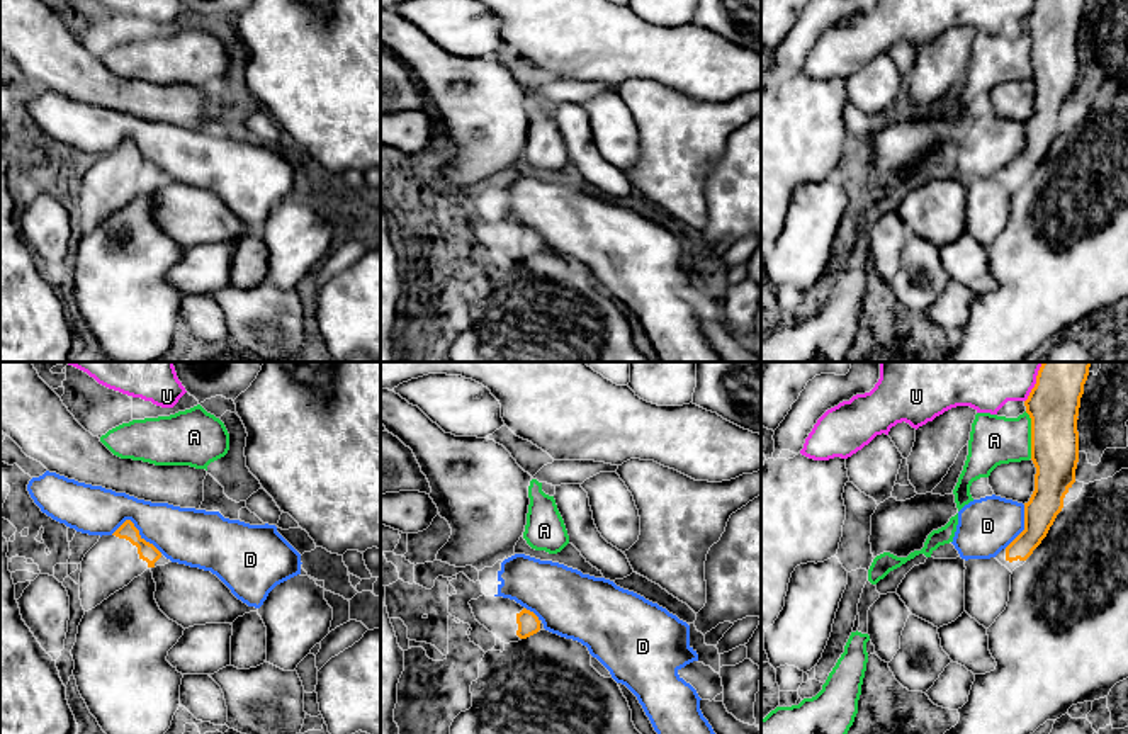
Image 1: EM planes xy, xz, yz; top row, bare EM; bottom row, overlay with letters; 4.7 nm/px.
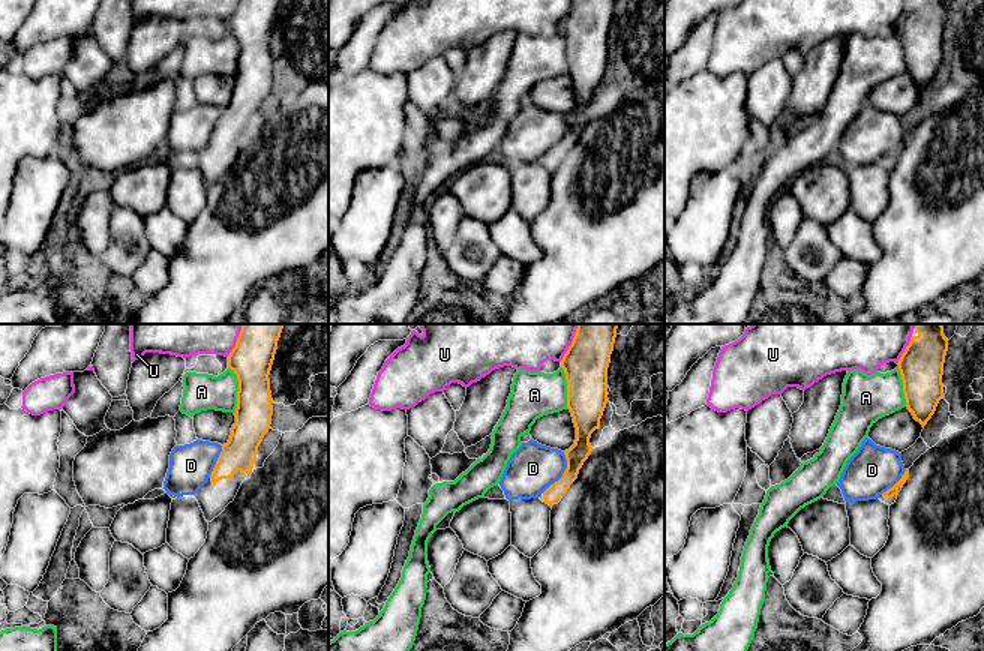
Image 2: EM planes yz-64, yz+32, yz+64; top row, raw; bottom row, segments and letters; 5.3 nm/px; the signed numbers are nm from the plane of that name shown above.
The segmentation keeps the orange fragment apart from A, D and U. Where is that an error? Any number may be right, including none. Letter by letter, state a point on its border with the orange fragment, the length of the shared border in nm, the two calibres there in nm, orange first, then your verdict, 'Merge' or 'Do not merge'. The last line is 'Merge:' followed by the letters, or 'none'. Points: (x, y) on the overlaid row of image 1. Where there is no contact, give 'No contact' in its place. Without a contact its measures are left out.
A: Touches orange at yz (1032, 435). Shared border 220 nm. Thickness 240 nm (orange) against 240 nm. Do not merge
D: Touches orange at xy (136, 529). Shared border 260 nm. Thickness 90 nm (orange) against 260 nm. Do not merge
U: Touches orange at yz (1037, 383). Shared border 220 nm. Thickness 240 nm (orange) against 400 nm. Do not merge
Merge: none

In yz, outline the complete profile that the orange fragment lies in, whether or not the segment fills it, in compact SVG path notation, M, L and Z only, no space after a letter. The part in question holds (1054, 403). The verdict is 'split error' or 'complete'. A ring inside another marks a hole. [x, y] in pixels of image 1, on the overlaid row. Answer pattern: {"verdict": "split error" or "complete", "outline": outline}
{"verdict": "split error", "outline": "M1043 362L1024 401L1031 418L1035 491L1024 503L1024 530L995 559L1011 573L1046 537L1063 498L1075 483L1079 462L1077 416L1091 362Z"}

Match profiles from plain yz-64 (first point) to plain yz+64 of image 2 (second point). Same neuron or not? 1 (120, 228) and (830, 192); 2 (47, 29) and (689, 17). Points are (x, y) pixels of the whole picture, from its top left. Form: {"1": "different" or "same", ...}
{"1": "different", "2": "different"}

